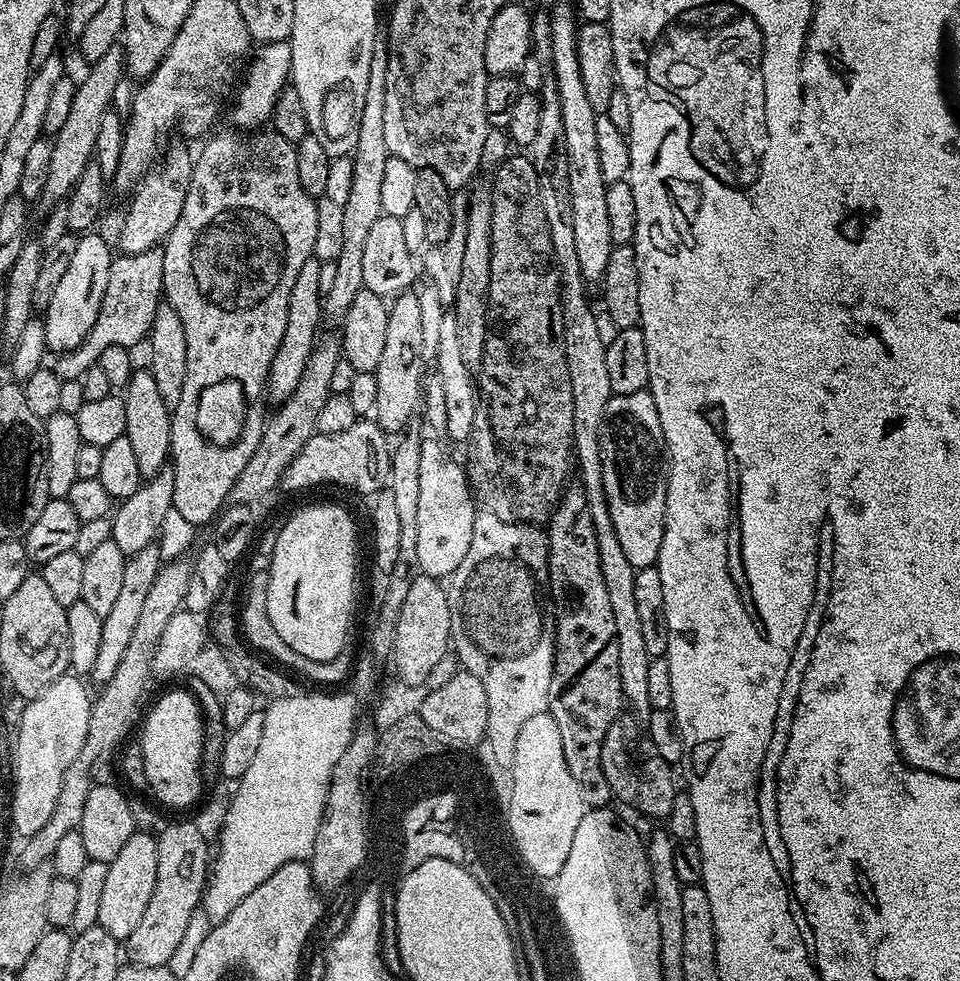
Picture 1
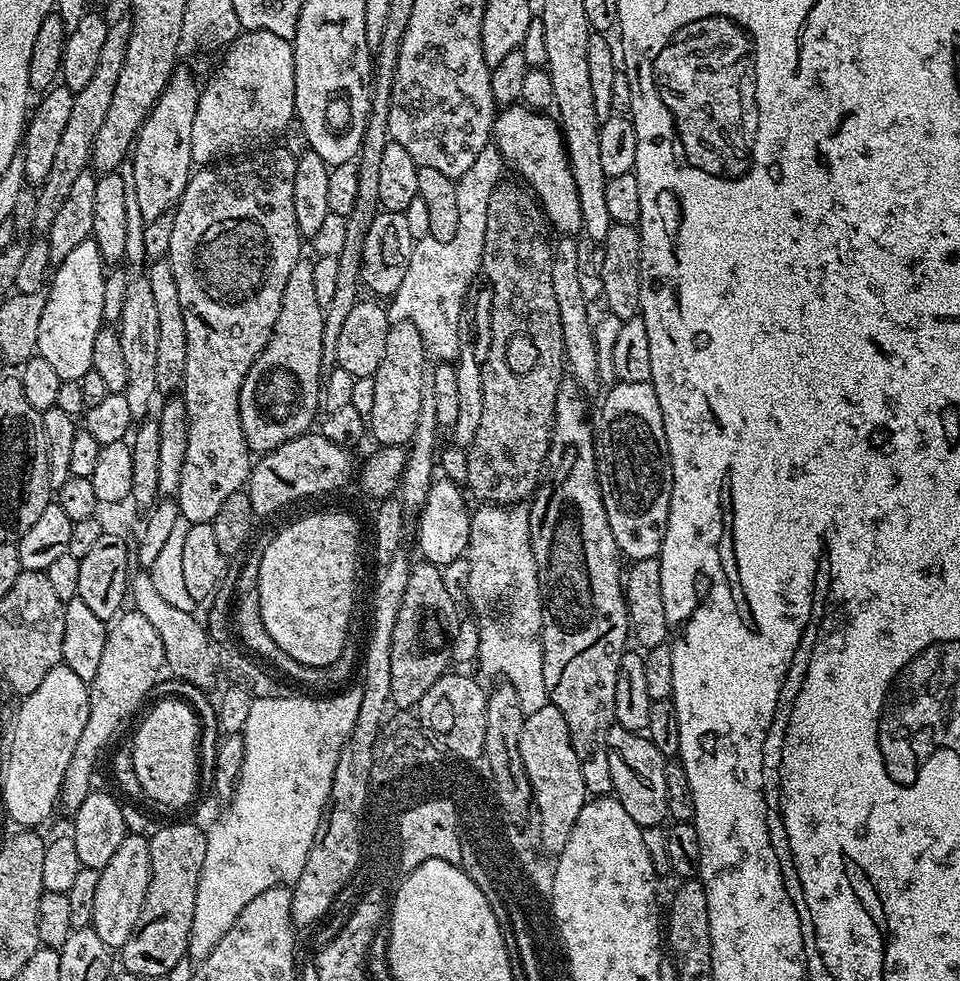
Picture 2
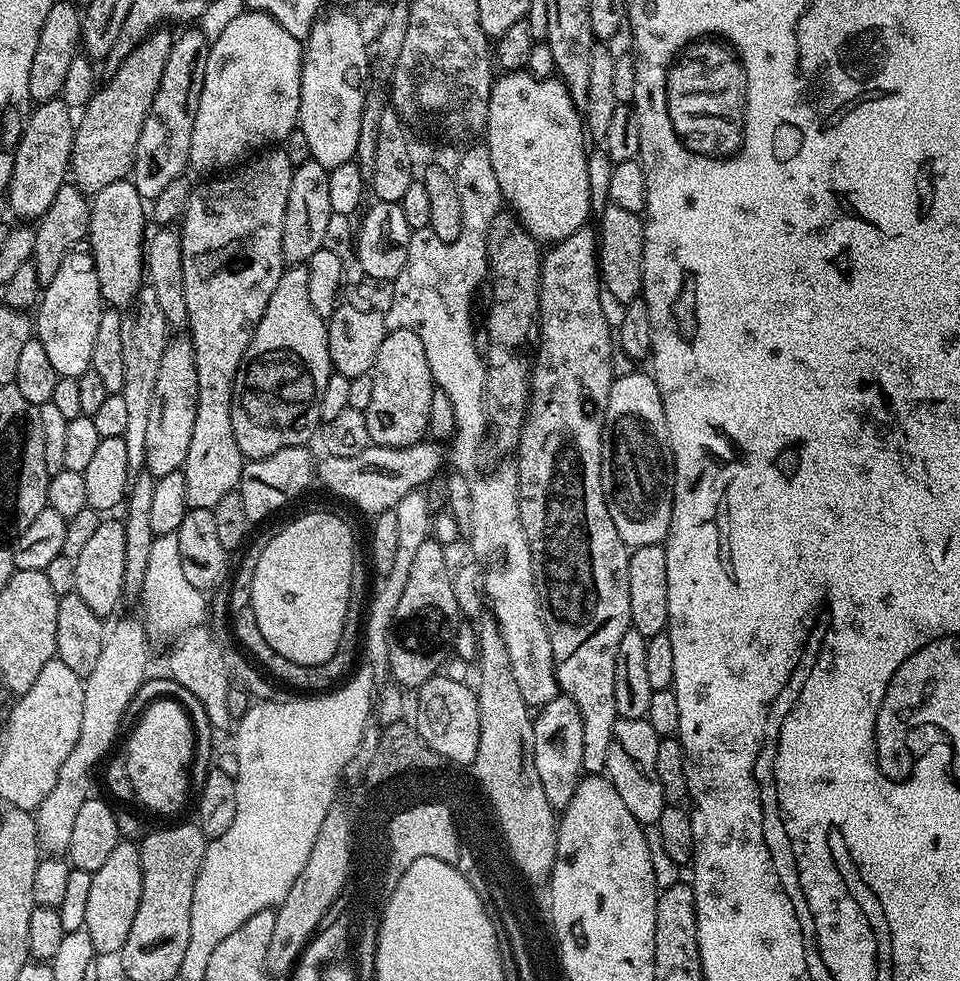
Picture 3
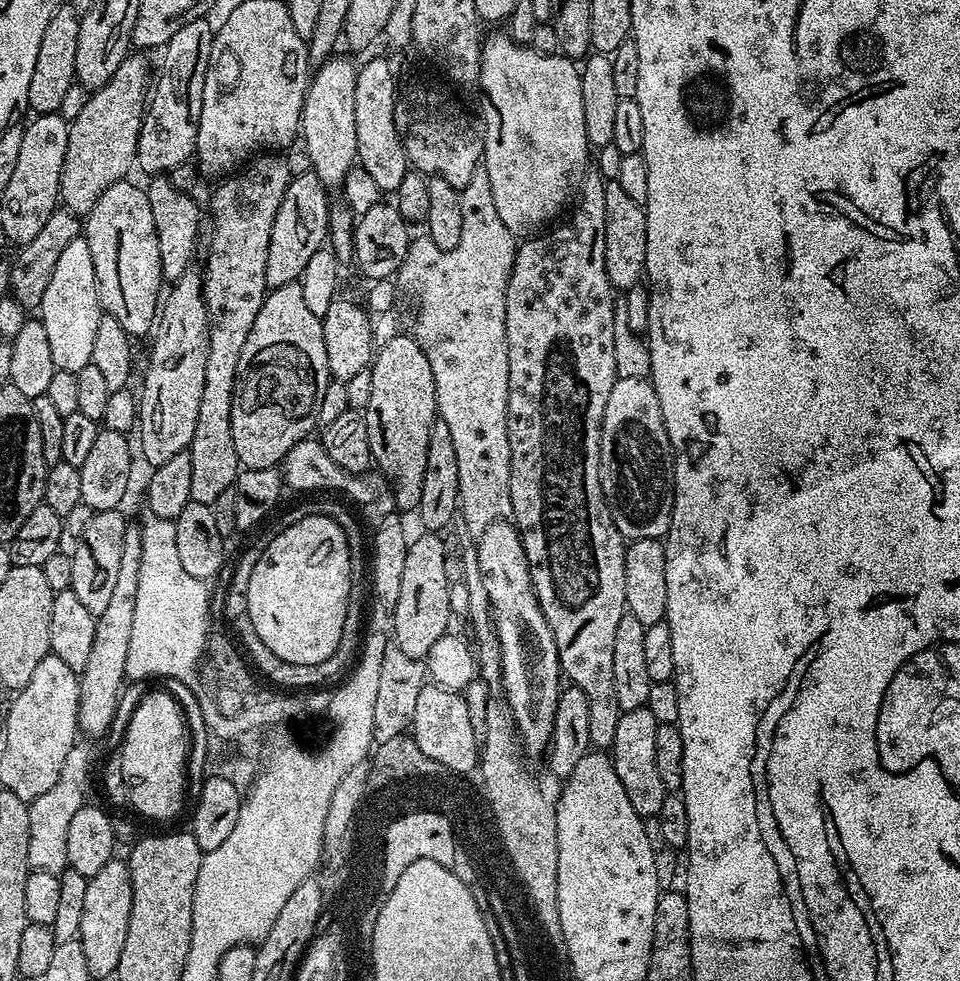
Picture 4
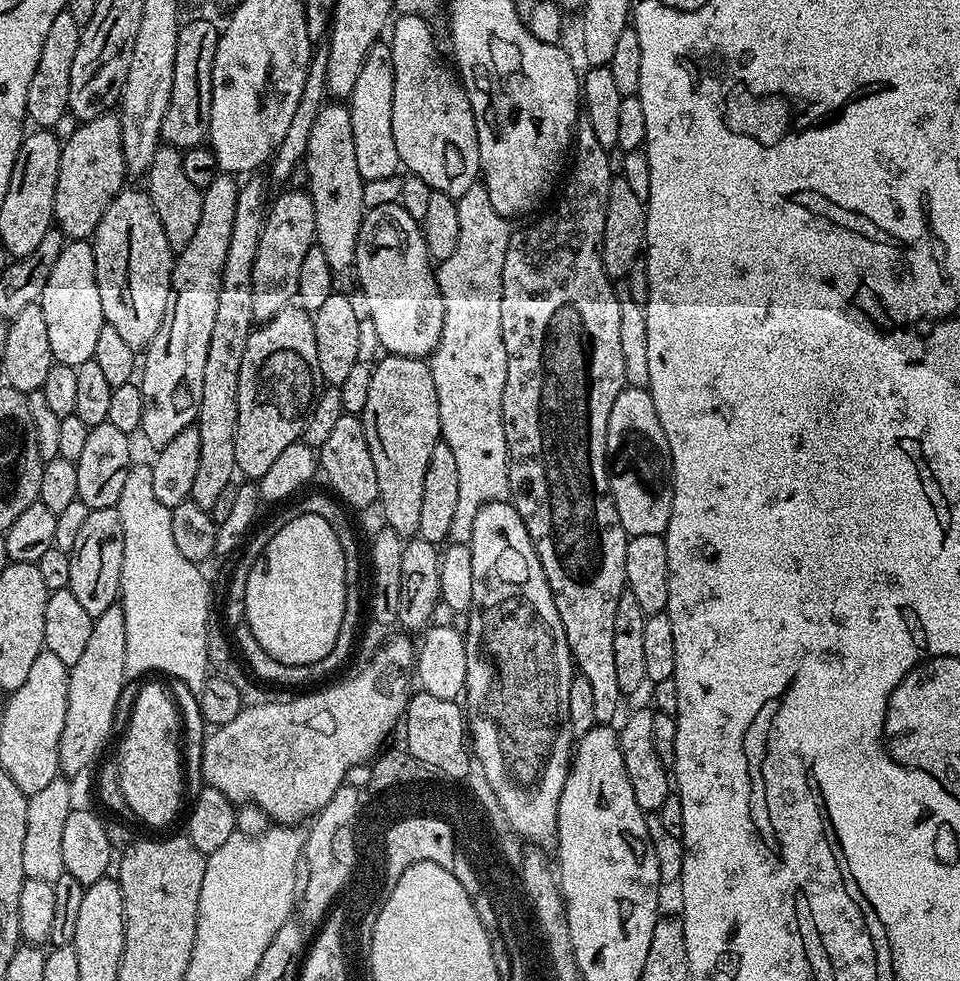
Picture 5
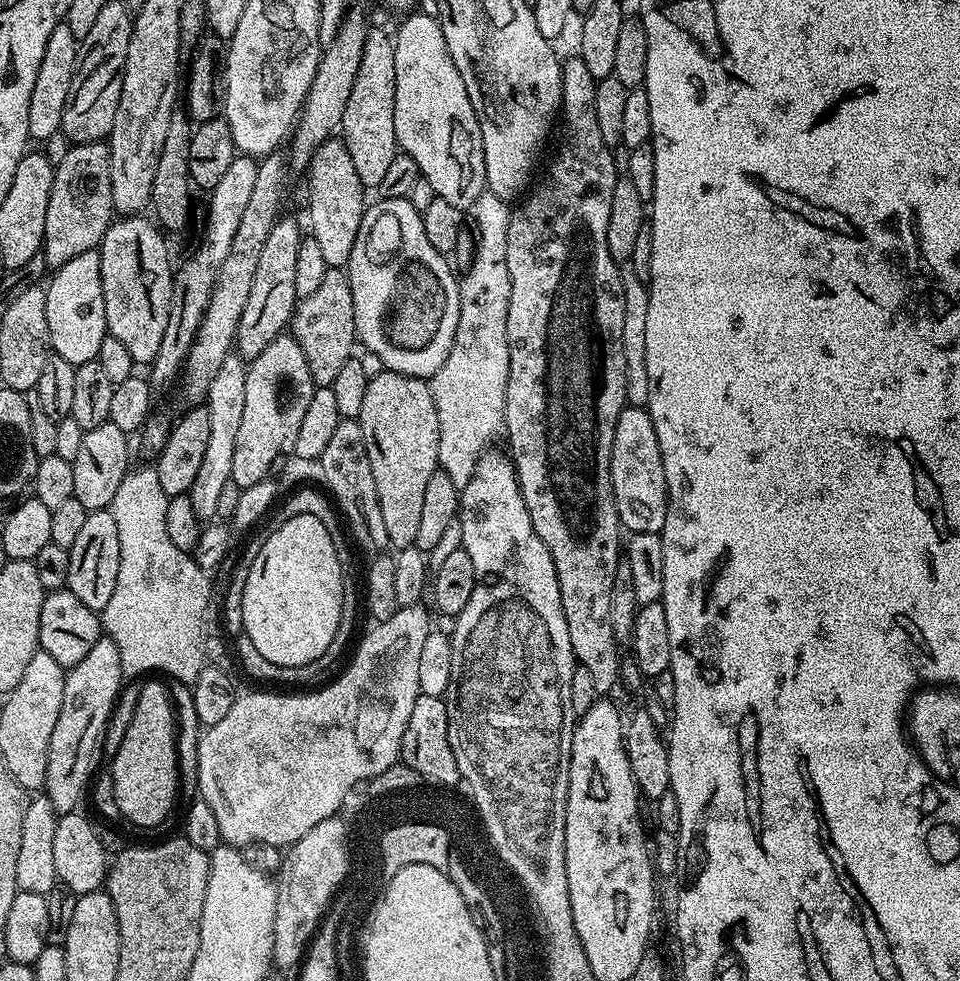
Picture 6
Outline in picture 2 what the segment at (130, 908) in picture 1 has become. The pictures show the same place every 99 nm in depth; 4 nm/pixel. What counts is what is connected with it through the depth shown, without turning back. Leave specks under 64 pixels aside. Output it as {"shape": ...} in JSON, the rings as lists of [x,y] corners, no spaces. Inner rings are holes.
{"shape":[[[126,835],[118,846],[118,851],[111,856],[110,862],[100,869],[98,887],[94,898],[94,914],[90,927],[98,931],[100,926],[138,926],[138,918],[142,914],[142,906],[146,902],[146,890],[150,886],[150,846],[146,837]]]}

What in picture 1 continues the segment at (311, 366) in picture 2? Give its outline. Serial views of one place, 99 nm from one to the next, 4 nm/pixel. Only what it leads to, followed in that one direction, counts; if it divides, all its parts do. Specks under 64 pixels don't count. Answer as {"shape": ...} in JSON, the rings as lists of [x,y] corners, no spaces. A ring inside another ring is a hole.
{"shape":[[[316,258],[302,262],[298,278],[294,278],[294,290],[290,290],[290,306],[286,310],[286,334],[282,334],[282,346],[278,346],[268,371],[266,396],[269,401],[283,402],[294,394],[294,386],[298,386],[298,378],[302,378],[302,370],[306,370],[306,362],[316,345],[322,325],[322,293],[318,286],[320,265],[321,261]]]}

